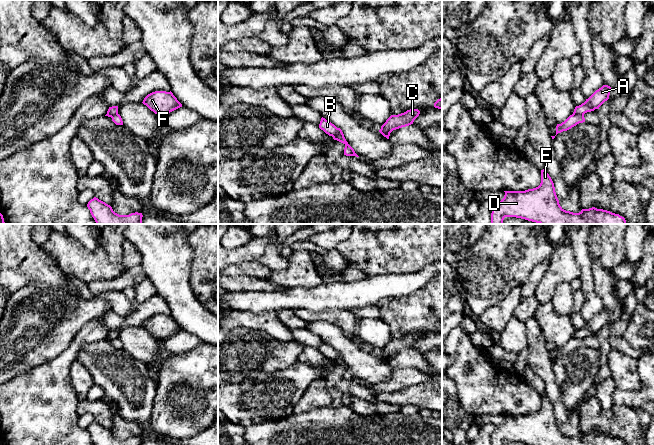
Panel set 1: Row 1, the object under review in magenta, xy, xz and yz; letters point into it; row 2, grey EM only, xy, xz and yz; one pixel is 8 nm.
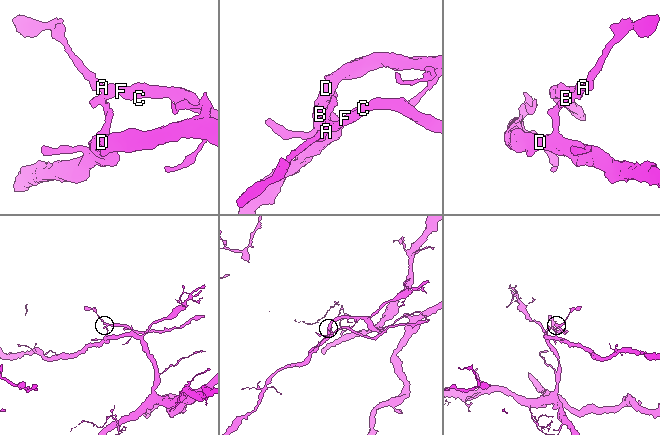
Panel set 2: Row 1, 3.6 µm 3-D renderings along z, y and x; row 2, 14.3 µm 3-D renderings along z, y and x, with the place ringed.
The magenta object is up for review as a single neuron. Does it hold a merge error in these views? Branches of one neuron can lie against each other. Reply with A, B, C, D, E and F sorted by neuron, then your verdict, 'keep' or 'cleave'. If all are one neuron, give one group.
A B C F / D E | cleave

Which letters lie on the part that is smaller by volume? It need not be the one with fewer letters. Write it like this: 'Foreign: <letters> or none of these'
Foreign: A, B, C, F

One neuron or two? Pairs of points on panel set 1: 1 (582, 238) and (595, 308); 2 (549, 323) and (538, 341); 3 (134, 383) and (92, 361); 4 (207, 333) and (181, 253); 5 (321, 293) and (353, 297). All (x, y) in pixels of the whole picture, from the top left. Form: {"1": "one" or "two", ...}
{"1": "one", "2": "two", "3": "one", "4": "one", "5": "one"}

